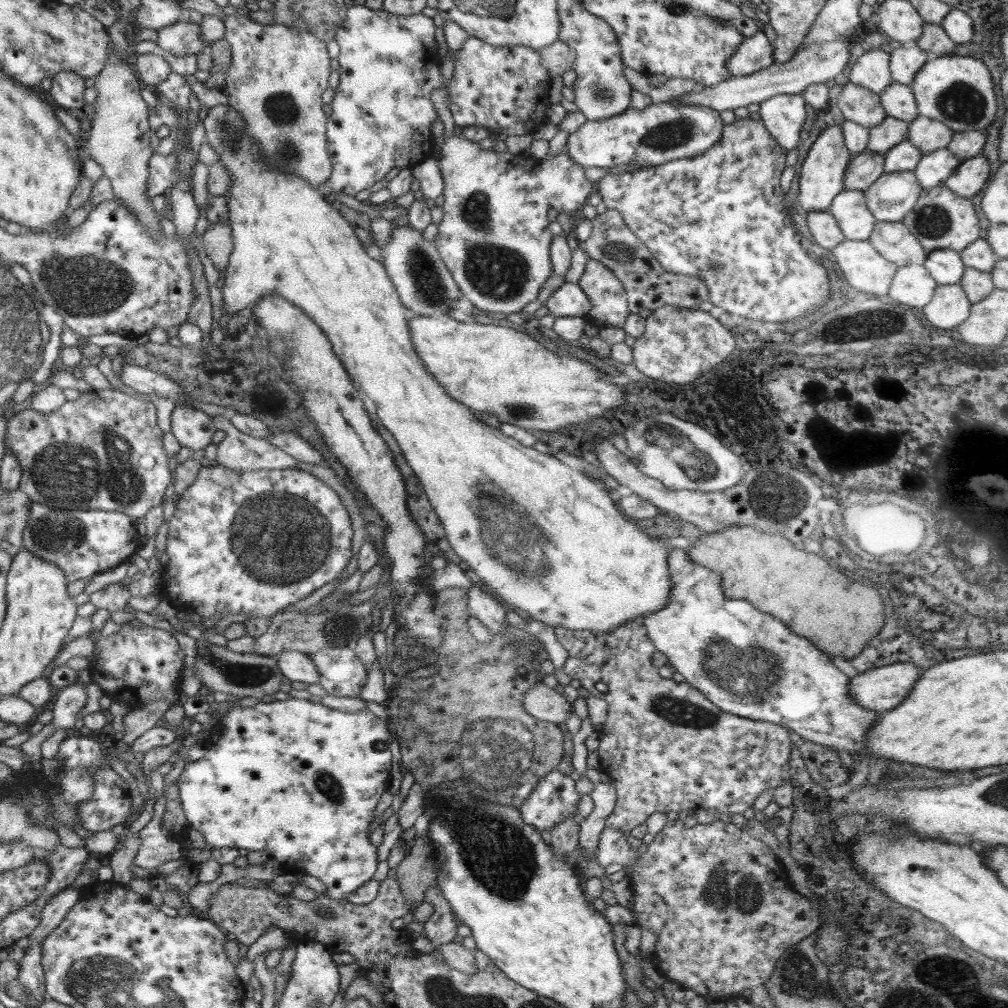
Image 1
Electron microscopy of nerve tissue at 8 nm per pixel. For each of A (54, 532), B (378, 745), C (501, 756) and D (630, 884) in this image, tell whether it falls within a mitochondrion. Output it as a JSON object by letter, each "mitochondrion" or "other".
{"A":"mitochondrion","B":"other","C":"mitochondrion","D":"other"}

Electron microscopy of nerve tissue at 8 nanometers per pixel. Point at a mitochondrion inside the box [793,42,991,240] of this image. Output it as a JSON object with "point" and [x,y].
{"point":[962,102]}

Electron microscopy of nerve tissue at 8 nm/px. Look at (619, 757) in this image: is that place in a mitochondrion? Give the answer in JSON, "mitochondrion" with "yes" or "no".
{"mitochondrion":"no"}

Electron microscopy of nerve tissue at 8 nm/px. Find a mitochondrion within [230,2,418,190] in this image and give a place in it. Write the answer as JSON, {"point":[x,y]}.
{"point":[279,106]}

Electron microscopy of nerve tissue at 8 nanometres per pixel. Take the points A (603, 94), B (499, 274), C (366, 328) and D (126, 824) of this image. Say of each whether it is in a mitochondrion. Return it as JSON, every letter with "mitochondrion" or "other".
{"A":"mitochondrion","B":"mitochondrion","C":"other","D":"other"}

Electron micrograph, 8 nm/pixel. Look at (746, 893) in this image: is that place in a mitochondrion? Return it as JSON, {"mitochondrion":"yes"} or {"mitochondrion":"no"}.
{"mitochondrion":"yes"}

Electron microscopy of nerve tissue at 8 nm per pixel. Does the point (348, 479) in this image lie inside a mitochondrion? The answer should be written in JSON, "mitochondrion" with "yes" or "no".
{"mitochondrion":"no"}

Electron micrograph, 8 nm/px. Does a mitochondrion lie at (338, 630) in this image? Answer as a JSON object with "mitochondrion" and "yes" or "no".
{"mitochondrion":"yes"}

